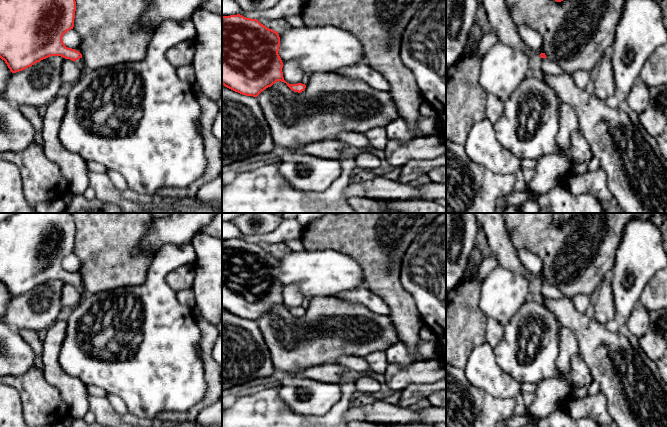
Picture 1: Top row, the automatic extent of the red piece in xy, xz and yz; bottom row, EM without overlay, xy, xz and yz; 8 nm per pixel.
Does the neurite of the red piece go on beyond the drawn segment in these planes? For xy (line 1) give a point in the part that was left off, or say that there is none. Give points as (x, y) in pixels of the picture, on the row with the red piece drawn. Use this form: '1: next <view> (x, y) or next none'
1: next xy (80, 63)

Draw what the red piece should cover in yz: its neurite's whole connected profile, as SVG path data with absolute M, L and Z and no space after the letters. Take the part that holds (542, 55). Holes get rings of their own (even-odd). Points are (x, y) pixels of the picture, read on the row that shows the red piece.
M541 51L537 53L538 66L544 74L547 75L561 75L565 73L563 69L553 60L548 59L545 53Z

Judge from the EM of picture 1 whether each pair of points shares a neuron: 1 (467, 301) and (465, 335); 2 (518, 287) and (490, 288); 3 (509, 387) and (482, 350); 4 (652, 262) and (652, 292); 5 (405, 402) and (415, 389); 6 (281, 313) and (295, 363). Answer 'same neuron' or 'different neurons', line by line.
1: same neuron
2: same neuron
3: same neuron
4: different neurons
5: same neuron
6: same neuron

